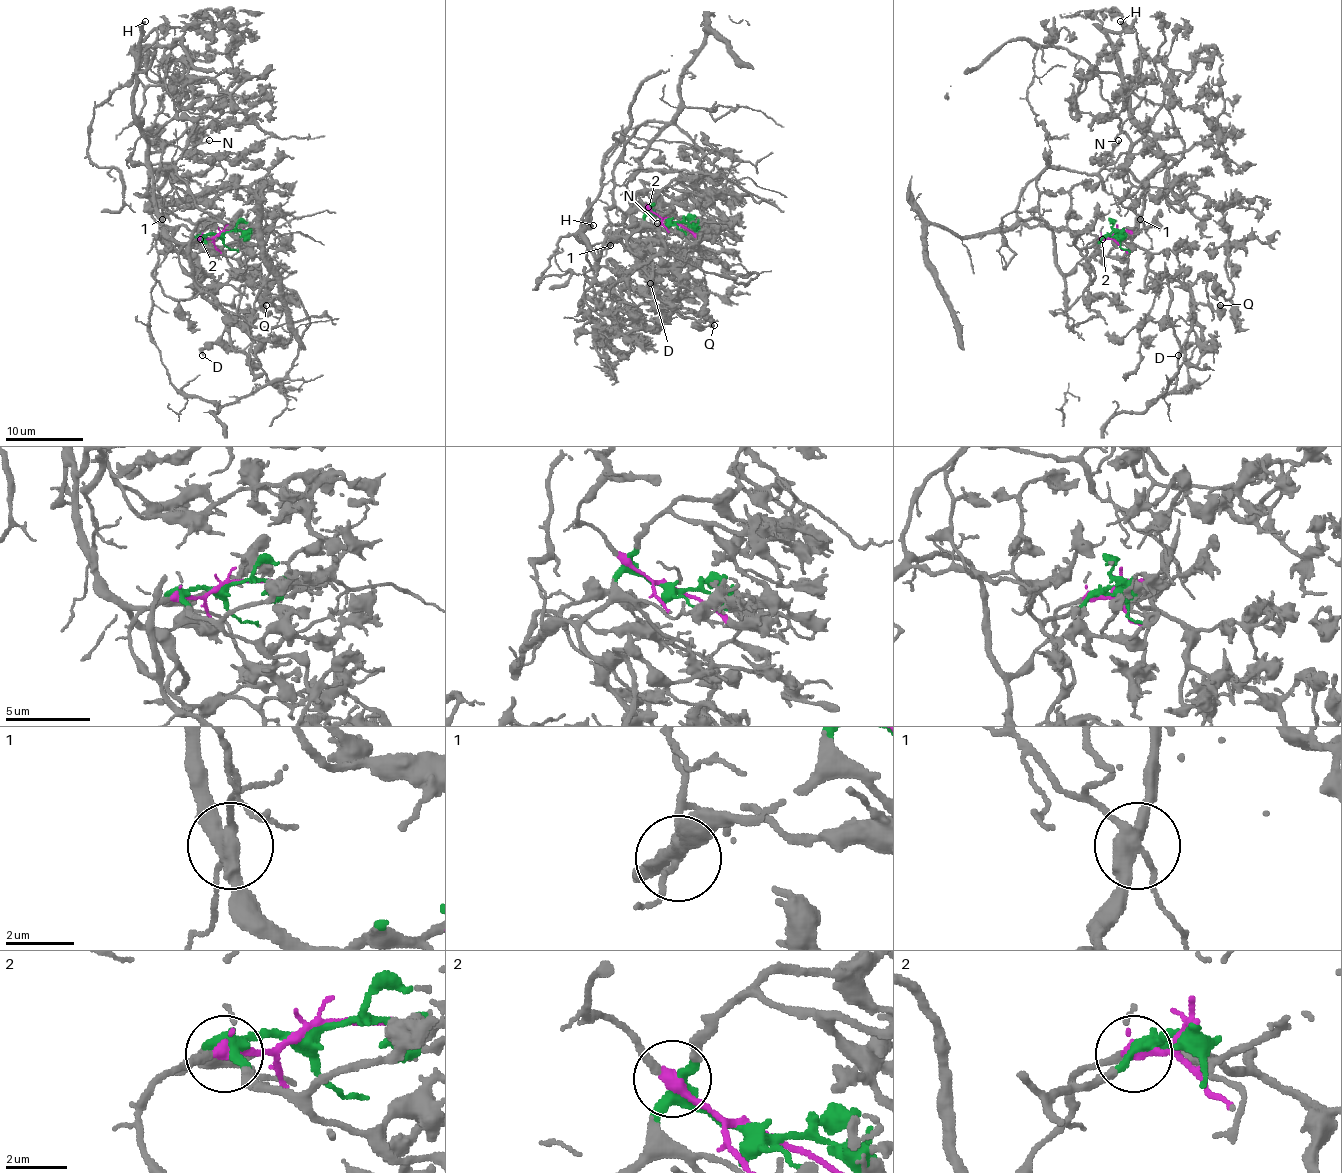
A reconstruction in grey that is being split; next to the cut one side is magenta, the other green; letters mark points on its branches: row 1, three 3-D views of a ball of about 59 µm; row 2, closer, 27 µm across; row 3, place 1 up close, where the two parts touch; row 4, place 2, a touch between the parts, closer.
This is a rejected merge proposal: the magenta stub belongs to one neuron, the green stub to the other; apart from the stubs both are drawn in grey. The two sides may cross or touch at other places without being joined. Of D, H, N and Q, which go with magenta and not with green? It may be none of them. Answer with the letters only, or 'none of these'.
N

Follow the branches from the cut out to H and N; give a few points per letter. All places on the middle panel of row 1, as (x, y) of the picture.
H: (669, 221), (648, 213), (638, 229), (603, 250), (595, 266), (582, 236), (589, 213), (589, 227), (593, 225)
N: (669, 221), (628, 191), (627, 182), (664, 125), (646, 121), (621, 152), (613, 201), (625, 213), (658, 223)

